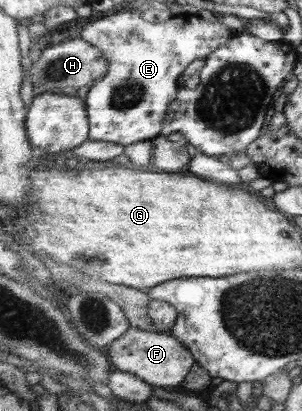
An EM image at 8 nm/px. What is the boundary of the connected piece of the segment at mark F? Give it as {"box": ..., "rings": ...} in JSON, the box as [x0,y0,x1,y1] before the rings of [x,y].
{"box":[107,327,196,389],"rings":[[[130,327],[120,339],[110,343],[107,351],[112,359],[112,365],[116,368],[115,371],[136,374],[136,377],[142,378],[150,385],[164,389],[182,386],[196,363],[191,350],[176,336],[135,327]]]}

